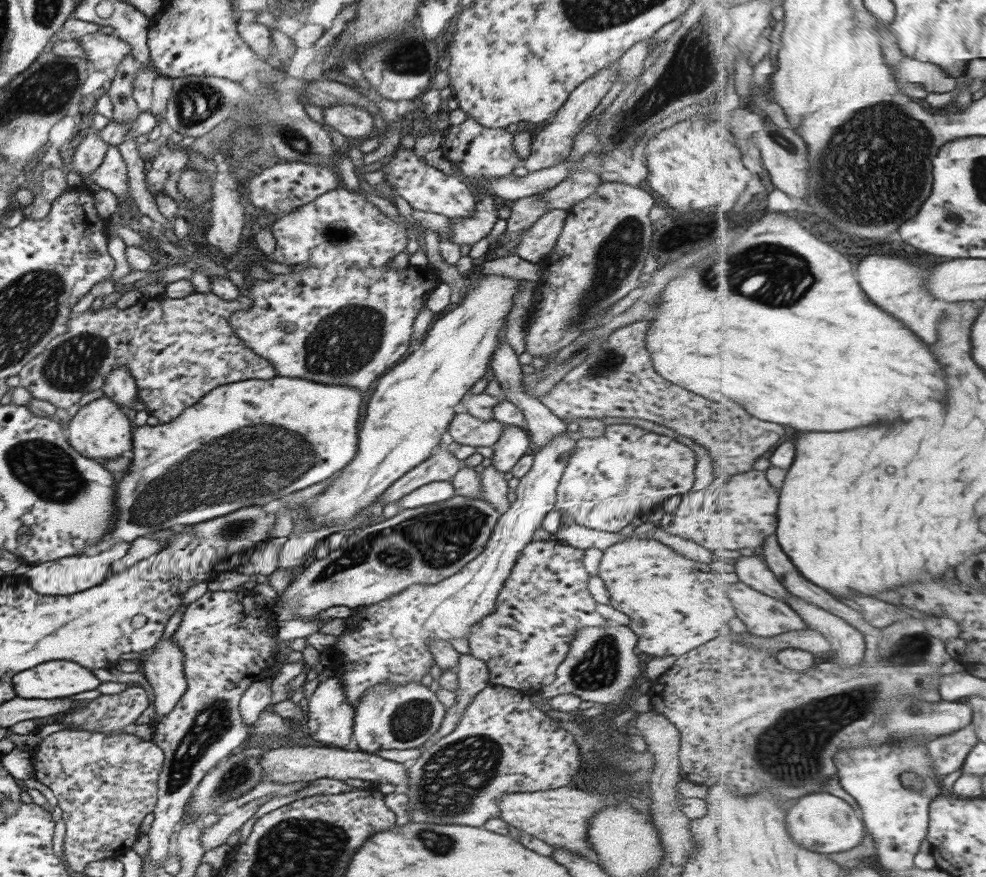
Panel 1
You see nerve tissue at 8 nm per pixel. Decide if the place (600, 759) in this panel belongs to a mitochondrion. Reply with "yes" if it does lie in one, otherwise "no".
yes

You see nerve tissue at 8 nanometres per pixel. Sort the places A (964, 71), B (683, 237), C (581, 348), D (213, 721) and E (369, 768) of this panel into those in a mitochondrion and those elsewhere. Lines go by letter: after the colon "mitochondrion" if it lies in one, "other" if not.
A: other
B: other
C: mitochondrion
D: mitochondrion
E: other

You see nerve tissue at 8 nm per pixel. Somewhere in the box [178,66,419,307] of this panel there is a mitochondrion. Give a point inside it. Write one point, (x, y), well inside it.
(291, 136)

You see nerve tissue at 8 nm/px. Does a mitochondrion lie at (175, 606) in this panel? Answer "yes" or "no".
no

